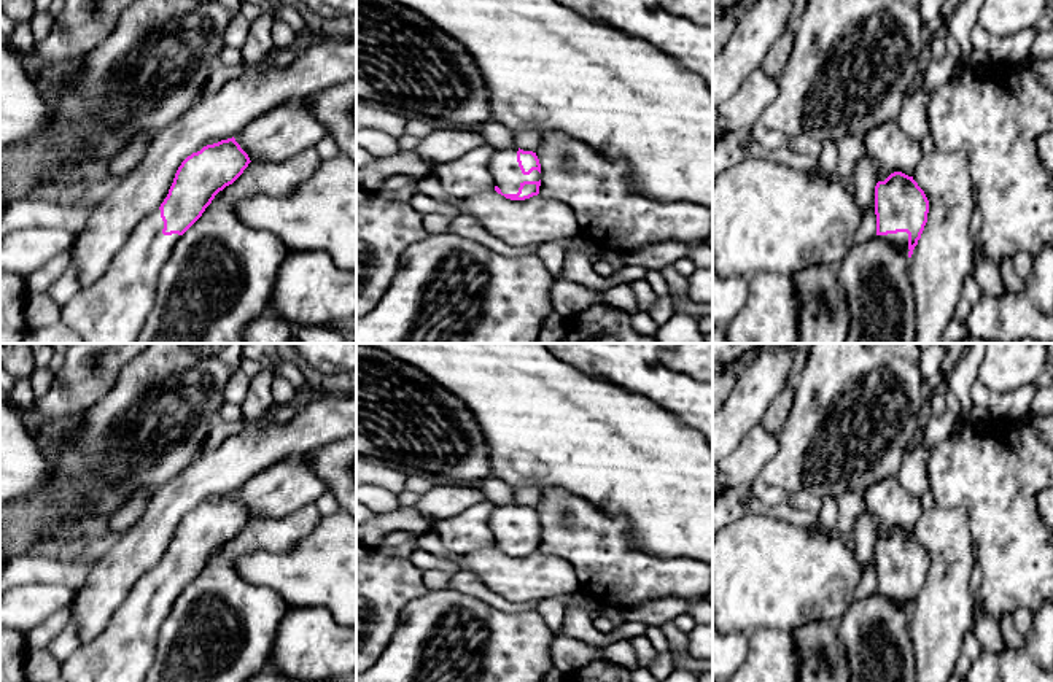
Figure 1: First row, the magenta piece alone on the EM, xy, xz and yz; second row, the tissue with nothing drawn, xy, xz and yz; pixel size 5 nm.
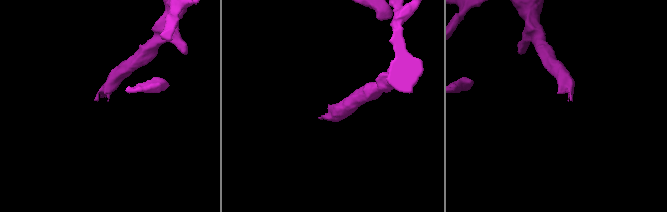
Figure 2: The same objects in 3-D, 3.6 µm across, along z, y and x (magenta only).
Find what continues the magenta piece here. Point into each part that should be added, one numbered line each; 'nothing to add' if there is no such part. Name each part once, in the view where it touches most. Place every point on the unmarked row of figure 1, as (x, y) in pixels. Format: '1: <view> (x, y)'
1: xz (503, 522)

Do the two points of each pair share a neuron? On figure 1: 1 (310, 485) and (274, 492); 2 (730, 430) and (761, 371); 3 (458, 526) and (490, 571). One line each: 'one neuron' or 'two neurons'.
1: one neuron
2: one neuron
3: two neurons

